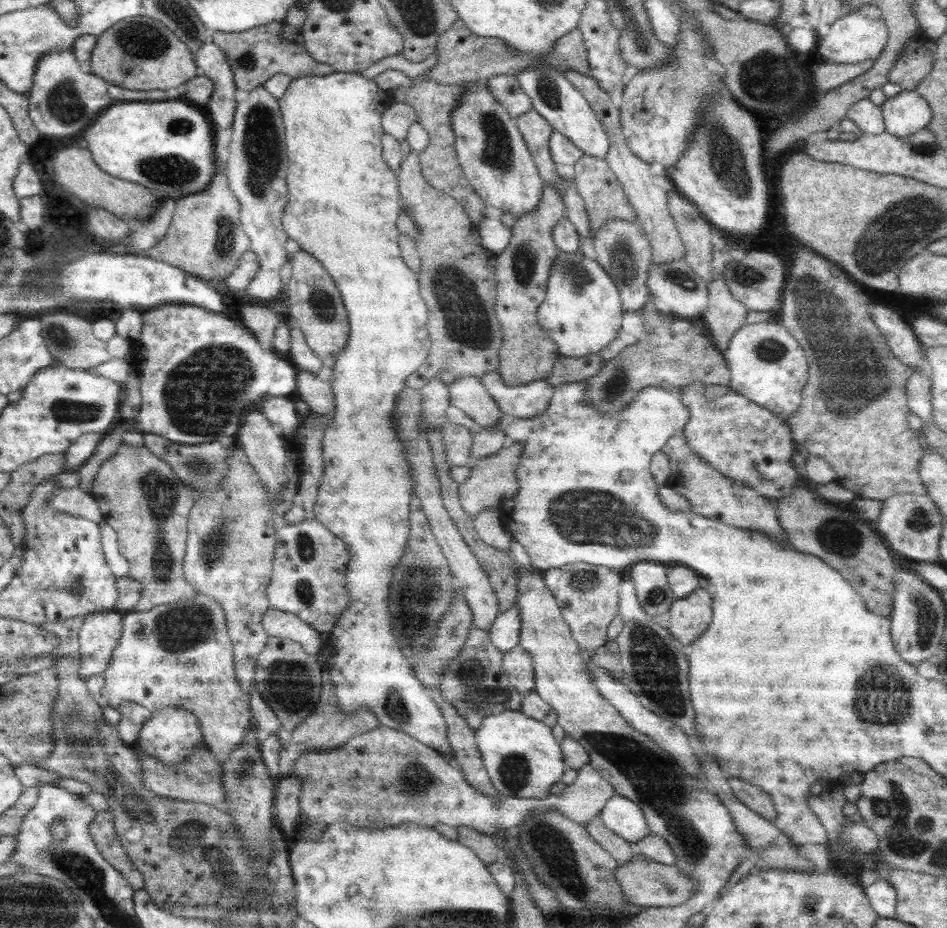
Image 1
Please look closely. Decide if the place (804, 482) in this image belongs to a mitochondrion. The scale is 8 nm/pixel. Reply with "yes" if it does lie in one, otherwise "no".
no

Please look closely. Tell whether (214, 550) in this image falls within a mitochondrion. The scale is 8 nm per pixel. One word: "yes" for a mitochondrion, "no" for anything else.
yes

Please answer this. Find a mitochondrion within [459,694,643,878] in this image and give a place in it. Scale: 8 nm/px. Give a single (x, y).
(514, 771)

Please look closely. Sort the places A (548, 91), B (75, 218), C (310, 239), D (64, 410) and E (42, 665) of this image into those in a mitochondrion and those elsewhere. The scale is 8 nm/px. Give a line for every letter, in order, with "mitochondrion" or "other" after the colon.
A: mitochondrion
B: other
C: other
D: mitochondrion
E: other

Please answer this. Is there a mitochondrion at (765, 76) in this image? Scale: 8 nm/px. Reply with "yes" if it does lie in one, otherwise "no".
yes

